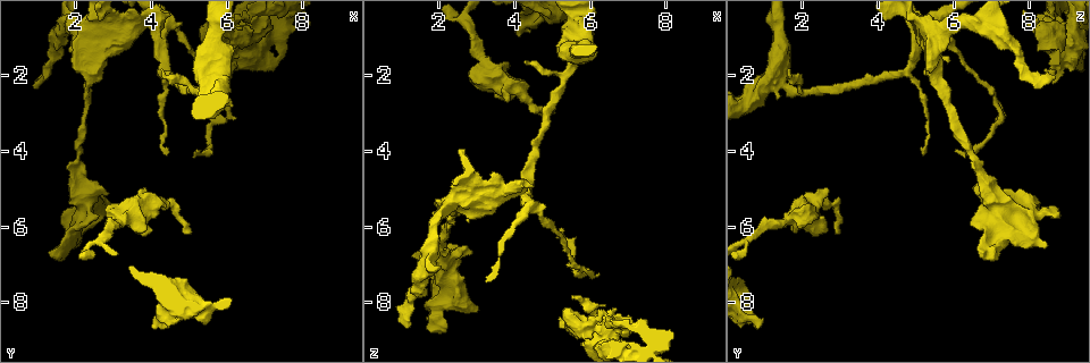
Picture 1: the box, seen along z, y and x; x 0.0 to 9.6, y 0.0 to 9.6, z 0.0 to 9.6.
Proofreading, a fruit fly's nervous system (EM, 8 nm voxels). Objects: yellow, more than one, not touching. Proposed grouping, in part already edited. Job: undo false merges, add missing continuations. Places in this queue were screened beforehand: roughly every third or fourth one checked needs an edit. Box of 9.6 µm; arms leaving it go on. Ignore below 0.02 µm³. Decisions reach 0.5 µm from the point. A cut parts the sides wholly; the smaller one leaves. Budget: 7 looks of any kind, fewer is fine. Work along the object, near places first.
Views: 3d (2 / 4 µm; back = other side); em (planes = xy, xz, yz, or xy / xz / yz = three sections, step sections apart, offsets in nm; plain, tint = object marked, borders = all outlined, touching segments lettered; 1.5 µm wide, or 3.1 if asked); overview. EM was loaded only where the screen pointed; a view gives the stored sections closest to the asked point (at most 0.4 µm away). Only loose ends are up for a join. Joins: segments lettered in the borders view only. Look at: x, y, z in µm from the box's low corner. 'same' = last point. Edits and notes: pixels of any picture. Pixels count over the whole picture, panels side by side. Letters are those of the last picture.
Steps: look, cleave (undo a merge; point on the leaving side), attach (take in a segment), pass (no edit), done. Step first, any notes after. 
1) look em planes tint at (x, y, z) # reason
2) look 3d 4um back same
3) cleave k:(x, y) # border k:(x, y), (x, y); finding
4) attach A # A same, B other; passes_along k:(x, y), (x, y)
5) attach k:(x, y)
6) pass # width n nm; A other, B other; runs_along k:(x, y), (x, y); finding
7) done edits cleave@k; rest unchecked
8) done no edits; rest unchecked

look em xz step 4 borders at (4.95, 6.20, 2.90)

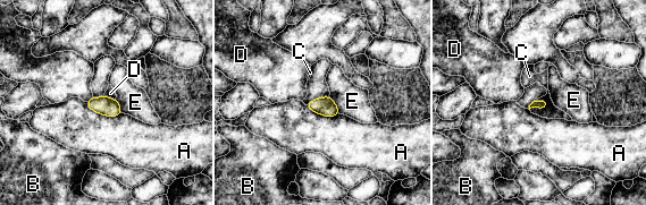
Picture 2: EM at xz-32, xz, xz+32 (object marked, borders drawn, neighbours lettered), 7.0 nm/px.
pass # longest_contact A 260 nm; A other, B other, C other, D other, E other; border 2:(547, 100), (545, 108), (529, 109); none of them fits

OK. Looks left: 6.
look 3d 2um at (5.25, 4.05, 6.05) # free end

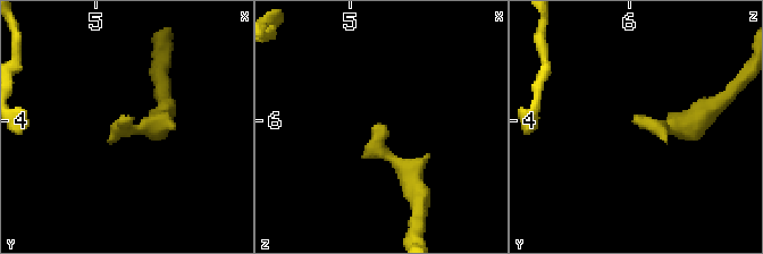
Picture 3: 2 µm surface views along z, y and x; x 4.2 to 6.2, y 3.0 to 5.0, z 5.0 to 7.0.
look em 3.1um planes borders at (5.22, 4.02, 6.02) # now the EM

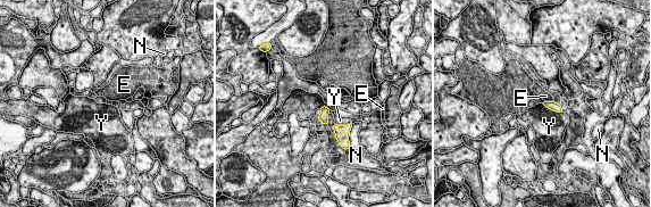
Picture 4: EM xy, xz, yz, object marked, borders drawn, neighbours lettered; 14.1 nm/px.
pass # longest_contact Y 320 nm; E other, N other, Y other; none of them fits

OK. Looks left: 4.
look 3d 2um at (2.05, 4.15, 6.45) # calibre changes

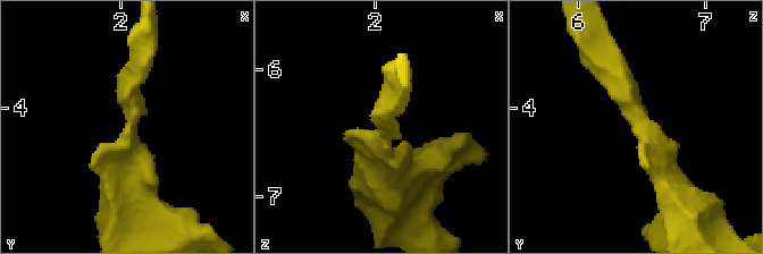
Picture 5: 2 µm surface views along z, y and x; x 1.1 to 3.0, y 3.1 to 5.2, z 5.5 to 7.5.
look em planes tint at (2.04, 4.22, 6.52) # arm_widths 190, 320 nm

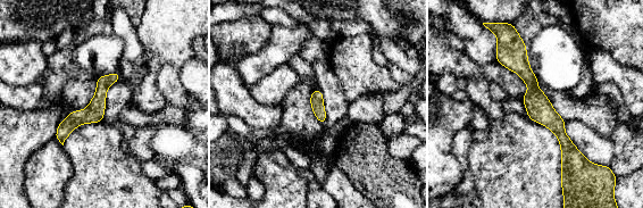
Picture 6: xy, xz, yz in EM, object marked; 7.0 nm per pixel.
look em planes borders same

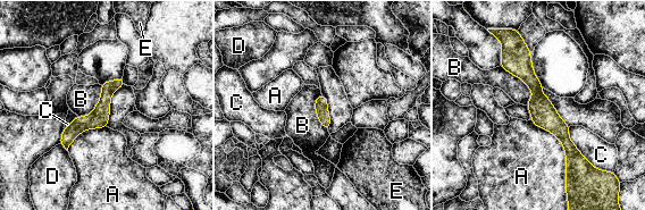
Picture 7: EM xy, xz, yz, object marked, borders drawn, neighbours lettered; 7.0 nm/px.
pass # width 90 nm; longest_contact A 500 nm; A other, B other, C other, D other, E other; continuous, no second cell

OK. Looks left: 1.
done no edits; rest unchecked

